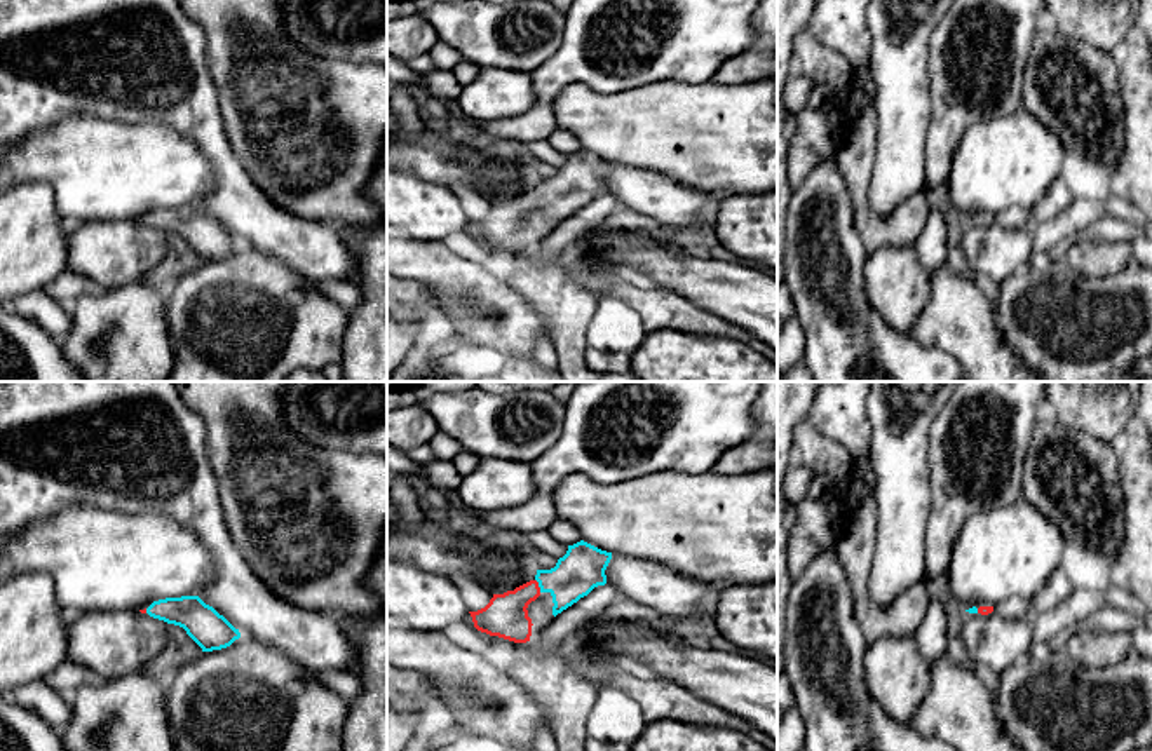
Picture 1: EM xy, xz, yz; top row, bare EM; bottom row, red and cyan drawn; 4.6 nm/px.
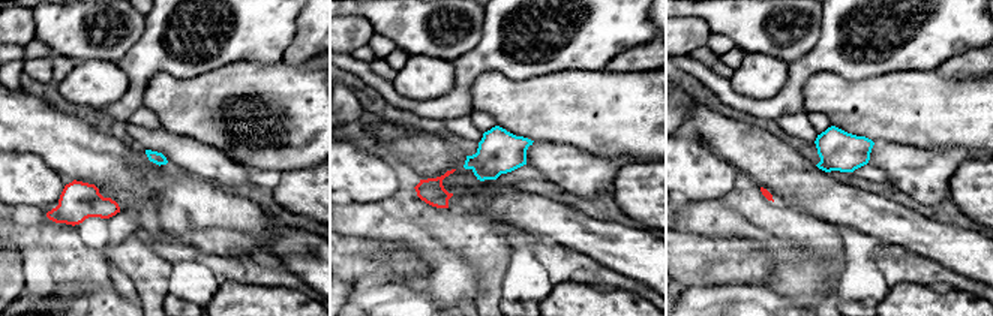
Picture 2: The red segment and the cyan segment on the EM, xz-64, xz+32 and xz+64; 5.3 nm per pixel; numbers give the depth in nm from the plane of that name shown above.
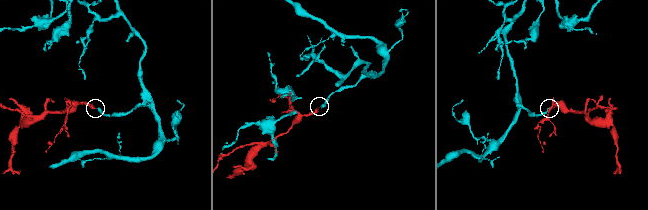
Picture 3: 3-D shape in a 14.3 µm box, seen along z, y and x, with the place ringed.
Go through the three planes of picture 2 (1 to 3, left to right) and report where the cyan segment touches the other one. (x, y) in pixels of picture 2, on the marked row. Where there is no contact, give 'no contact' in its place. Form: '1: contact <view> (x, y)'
1: no contact
2: no contact
3: no contact

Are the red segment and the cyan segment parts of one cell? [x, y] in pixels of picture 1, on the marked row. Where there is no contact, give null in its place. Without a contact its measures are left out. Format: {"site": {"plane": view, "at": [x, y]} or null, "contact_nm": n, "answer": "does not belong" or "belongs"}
{"site": {"plane": "xz", "at": [537, 586]}, "contact_nm": 70, "answer": "belongs"}

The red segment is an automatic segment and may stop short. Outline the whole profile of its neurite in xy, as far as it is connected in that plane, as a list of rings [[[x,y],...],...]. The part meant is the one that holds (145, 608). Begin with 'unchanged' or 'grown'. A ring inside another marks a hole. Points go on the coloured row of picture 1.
grown; [[[199,596],[159,599],[139,612],[183,627],[202,652],[227,648],[241,638],[239,629]]]

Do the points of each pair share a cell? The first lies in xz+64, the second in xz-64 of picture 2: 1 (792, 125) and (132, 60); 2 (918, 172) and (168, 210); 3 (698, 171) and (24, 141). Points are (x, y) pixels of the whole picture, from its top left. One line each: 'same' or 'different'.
1: different
2: different
3: different

